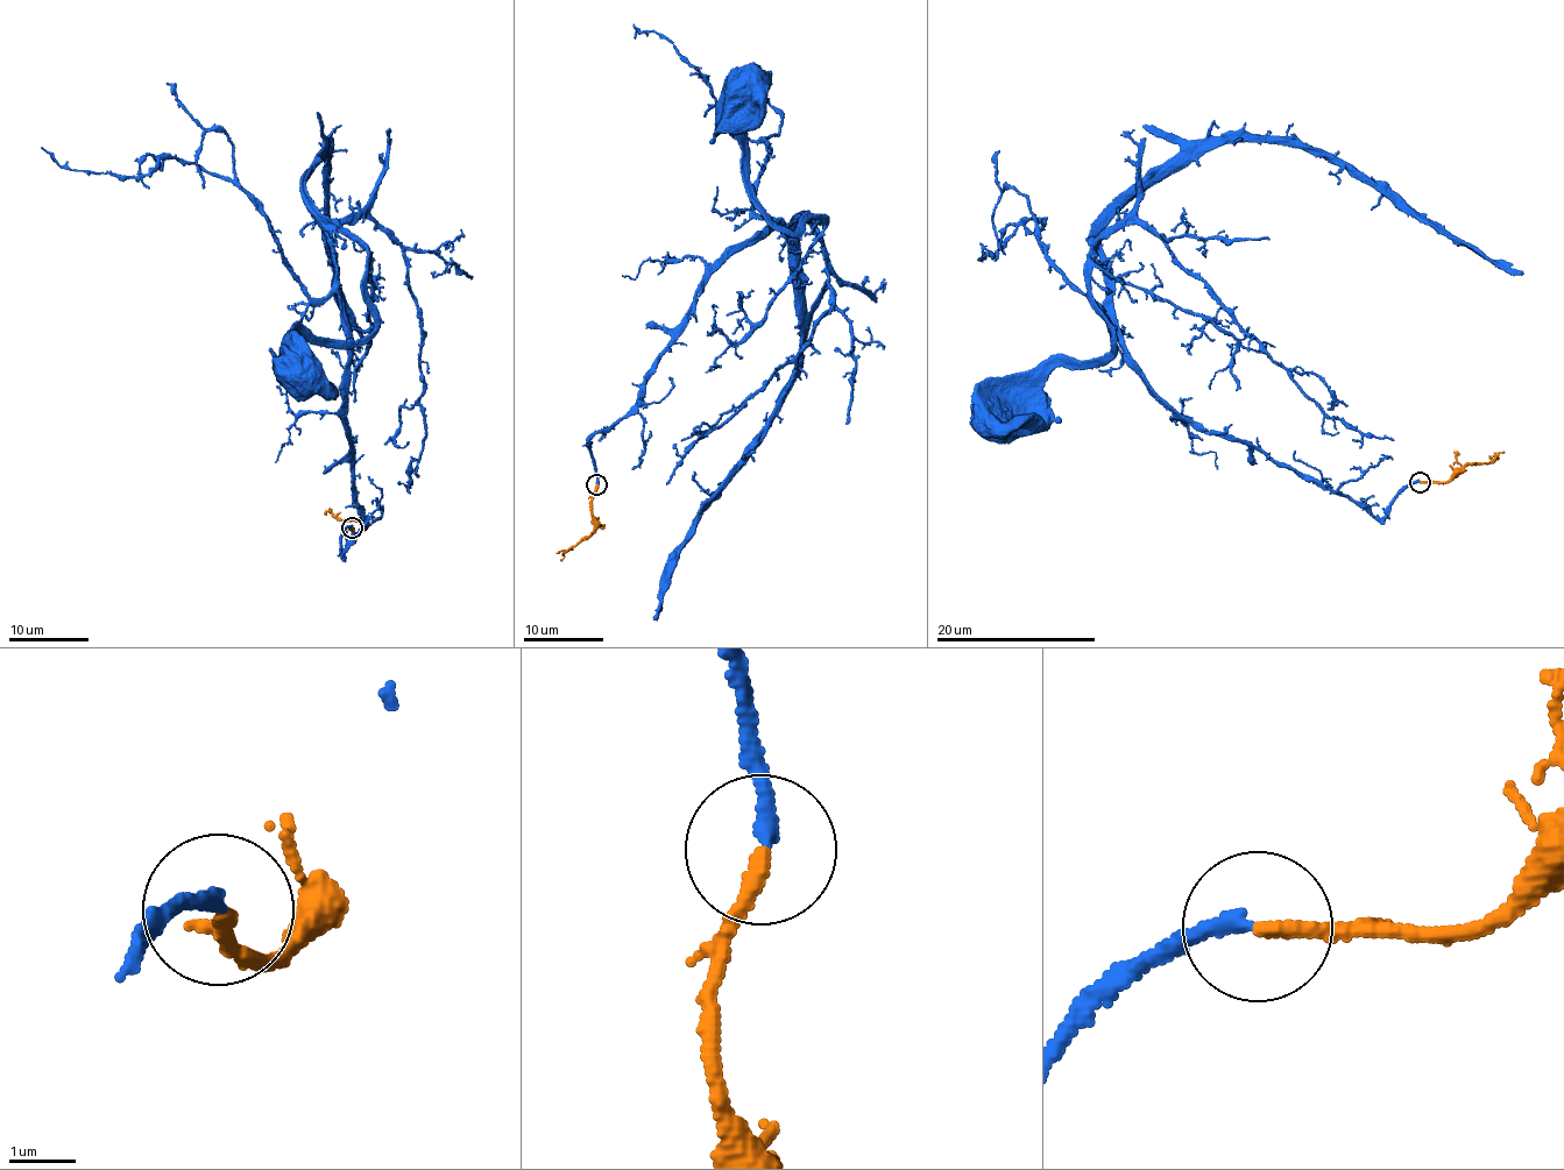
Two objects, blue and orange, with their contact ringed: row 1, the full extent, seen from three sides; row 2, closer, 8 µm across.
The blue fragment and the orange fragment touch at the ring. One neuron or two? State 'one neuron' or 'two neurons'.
one neuron

